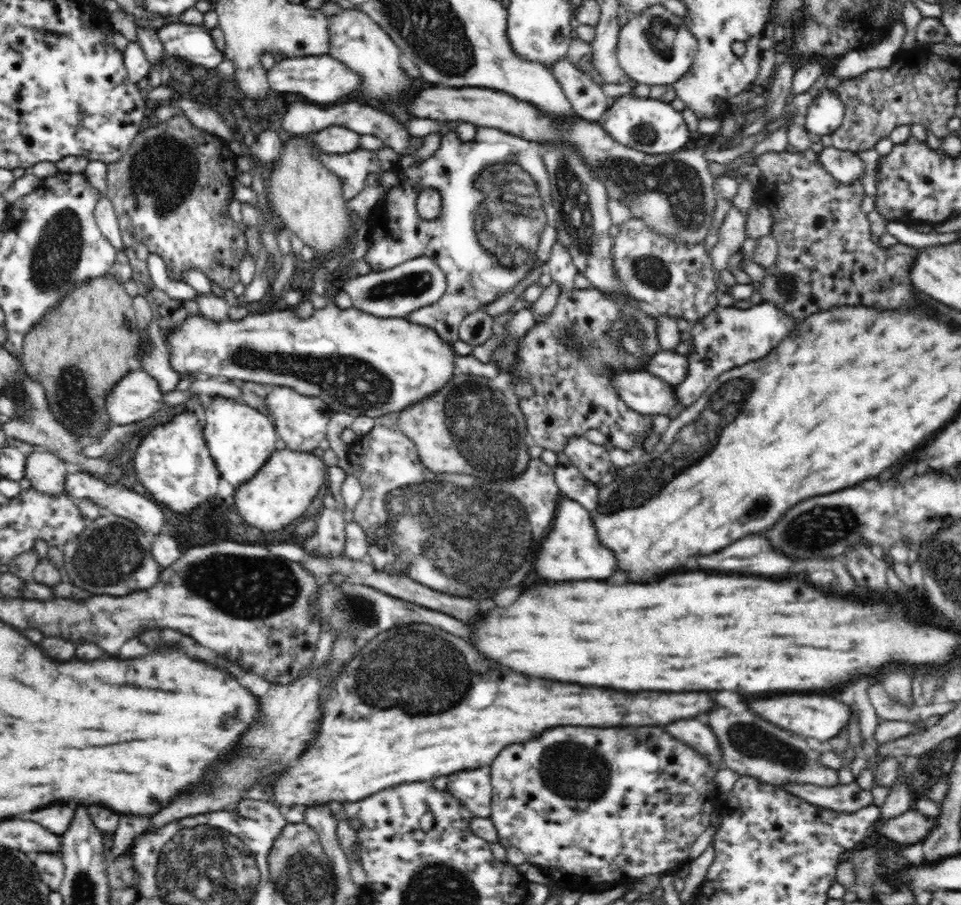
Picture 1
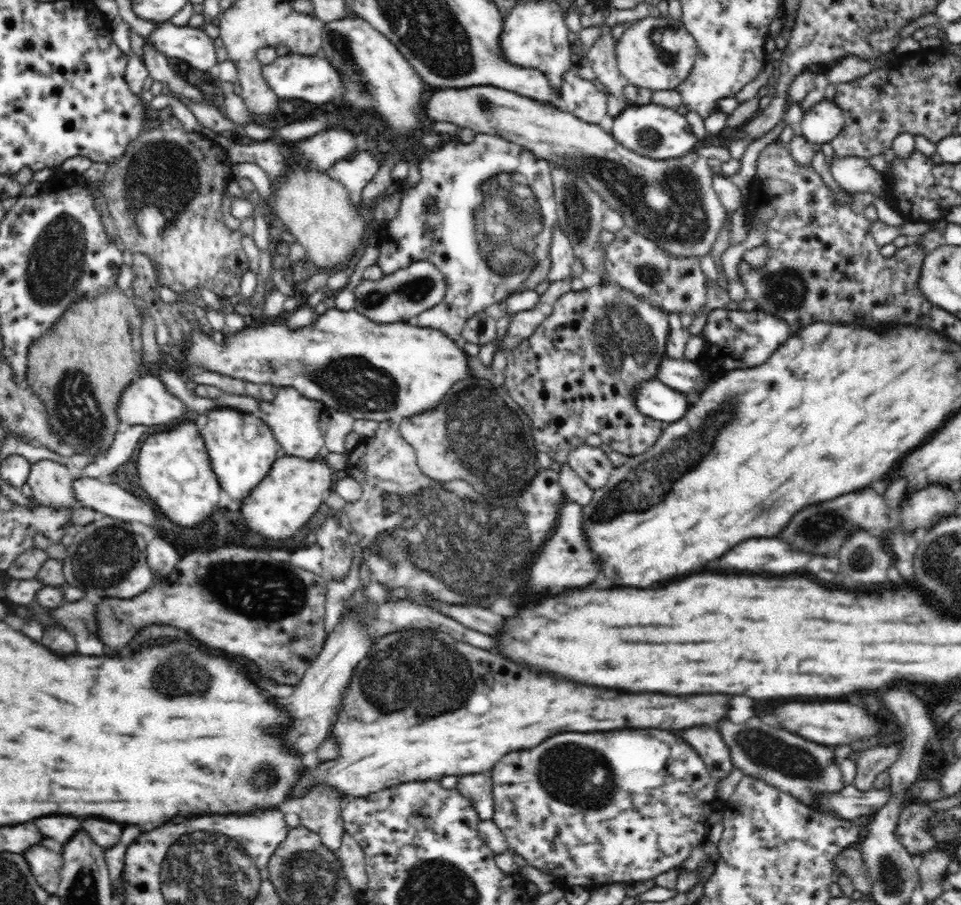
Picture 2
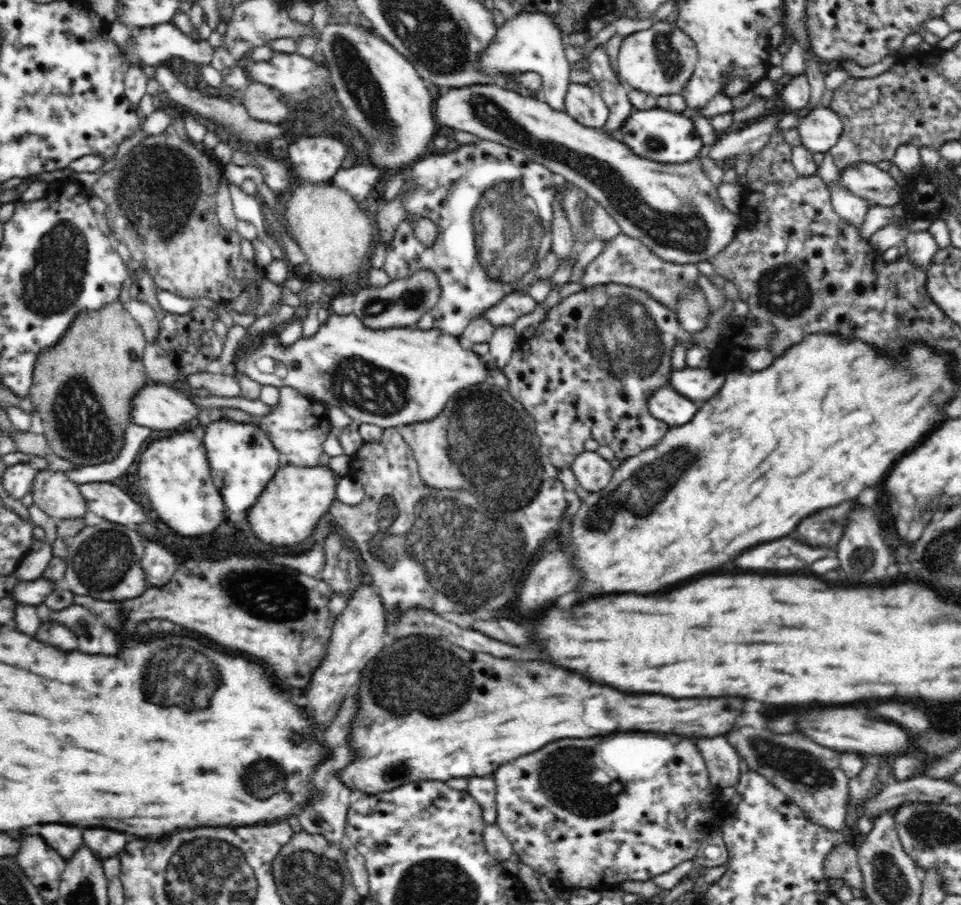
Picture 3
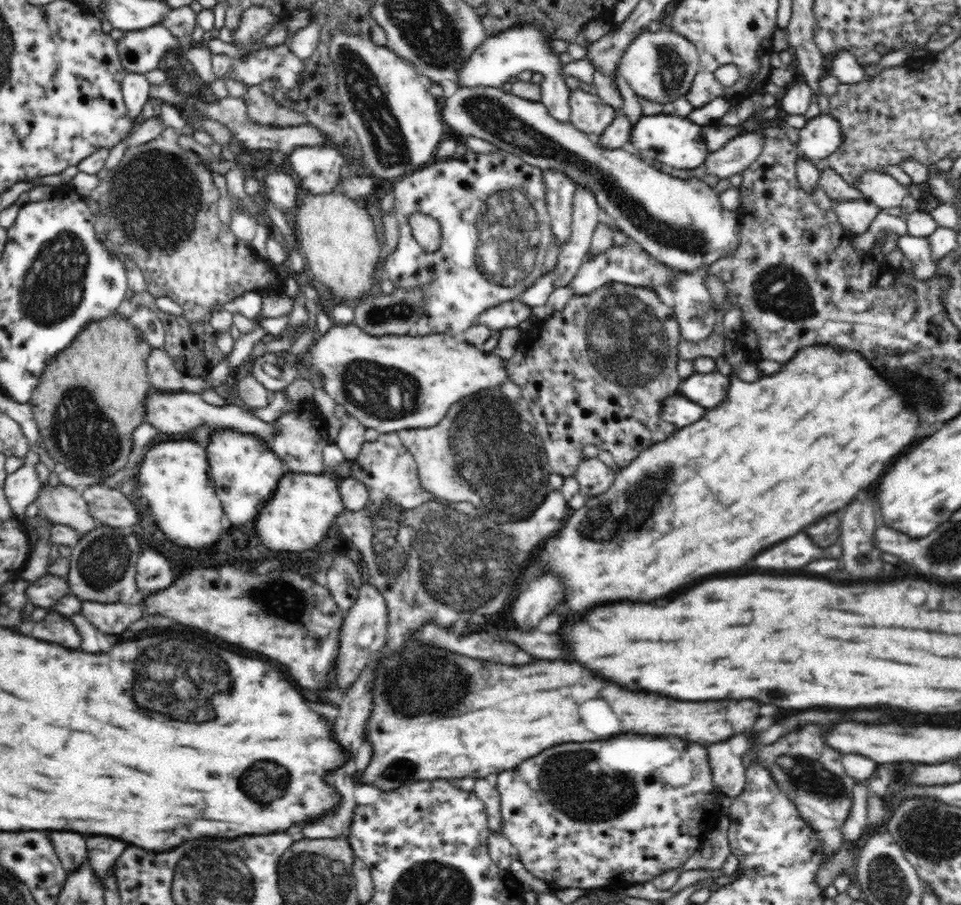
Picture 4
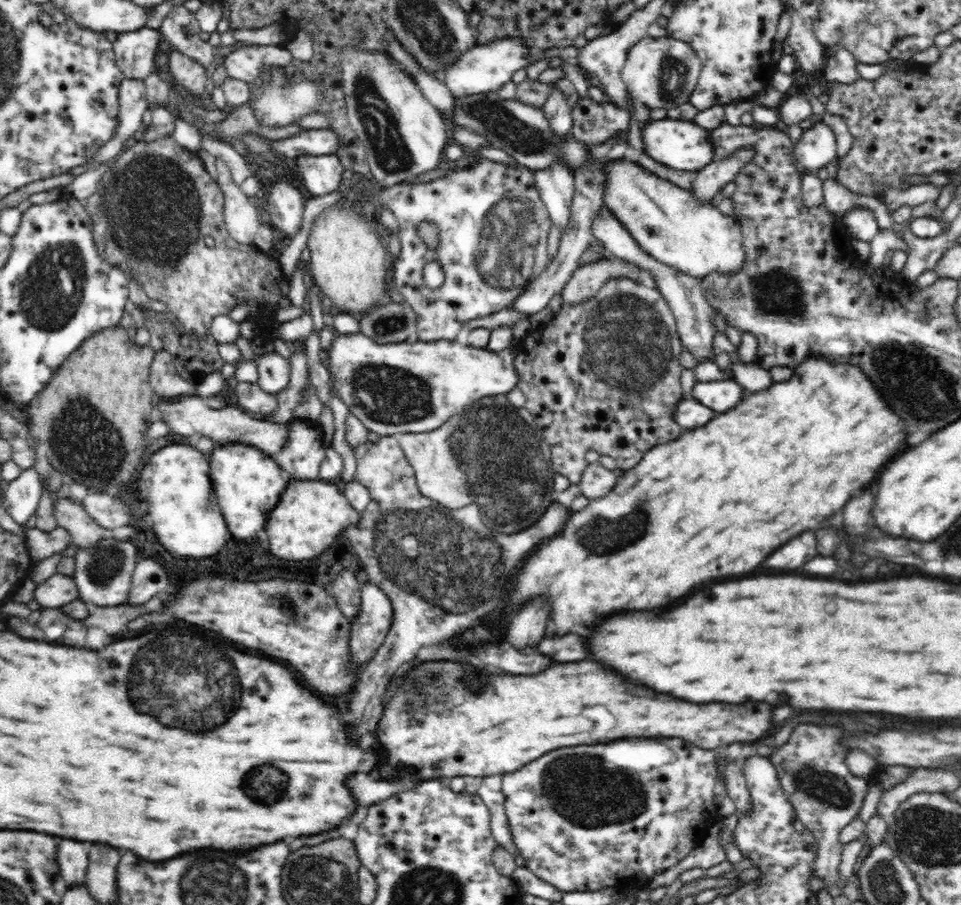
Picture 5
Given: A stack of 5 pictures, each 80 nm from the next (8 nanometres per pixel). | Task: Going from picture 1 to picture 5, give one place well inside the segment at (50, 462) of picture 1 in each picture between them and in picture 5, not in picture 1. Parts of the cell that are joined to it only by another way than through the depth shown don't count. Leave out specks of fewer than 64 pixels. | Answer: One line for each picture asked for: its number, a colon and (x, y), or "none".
2: (52, 485)
3: (54, 493)
4: (61, 504)
5: (85, 532)

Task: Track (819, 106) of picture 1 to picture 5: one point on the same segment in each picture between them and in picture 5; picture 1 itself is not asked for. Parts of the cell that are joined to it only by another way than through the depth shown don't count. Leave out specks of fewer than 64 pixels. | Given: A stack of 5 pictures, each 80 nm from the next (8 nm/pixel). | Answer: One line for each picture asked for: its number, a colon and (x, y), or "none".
2: (821, 123)
3: (820, 129)
4: (821, 136)
5: (816, 148)

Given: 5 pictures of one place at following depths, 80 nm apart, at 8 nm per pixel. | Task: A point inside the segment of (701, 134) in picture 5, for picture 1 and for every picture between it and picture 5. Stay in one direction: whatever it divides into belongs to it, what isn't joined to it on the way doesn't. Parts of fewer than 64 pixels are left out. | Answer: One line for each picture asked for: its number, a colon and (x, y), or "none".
1: (649, 125)
2: (653, 130)
3: (662, 136)
4: (675, 142)

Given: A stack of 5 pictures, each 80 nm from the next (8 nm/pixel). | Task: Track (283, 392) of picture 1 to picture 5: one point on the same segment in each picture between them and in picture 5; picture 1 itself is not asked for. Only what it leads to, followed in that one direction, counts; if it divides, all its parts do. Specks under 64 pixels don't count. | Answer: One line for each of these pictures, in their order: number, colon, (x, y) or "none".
2: (299, 424)
3: (297, 426)
4: (301, 434)
5: (301, 456)

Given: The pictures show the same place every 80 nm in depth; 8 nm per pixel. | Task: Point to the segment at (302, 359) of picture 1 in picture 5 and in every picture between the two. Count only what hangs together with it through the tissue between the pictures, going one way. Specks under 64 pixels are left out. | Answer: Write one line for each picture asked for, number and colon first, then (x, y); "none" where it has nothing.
2: (381, 372)
3: (399, 376)
4: (389, 383)
5: (398, 388)

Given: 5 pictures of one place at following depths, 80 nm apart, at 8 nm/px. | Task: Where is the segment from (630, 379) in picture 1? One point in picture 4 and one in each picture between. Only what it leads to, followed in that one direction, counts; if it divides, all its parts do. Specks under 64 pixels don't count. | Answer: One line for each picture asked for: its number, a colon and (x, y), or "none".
2: (656, 400)
3: (667, 405)
4: (681, 411)

